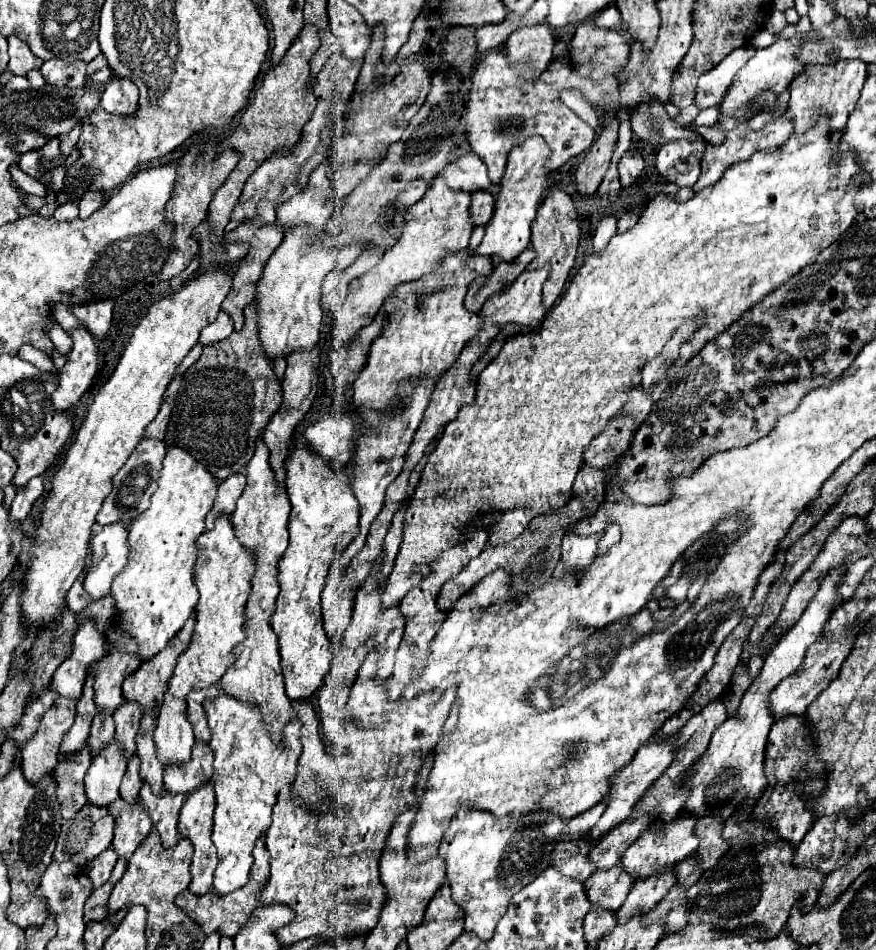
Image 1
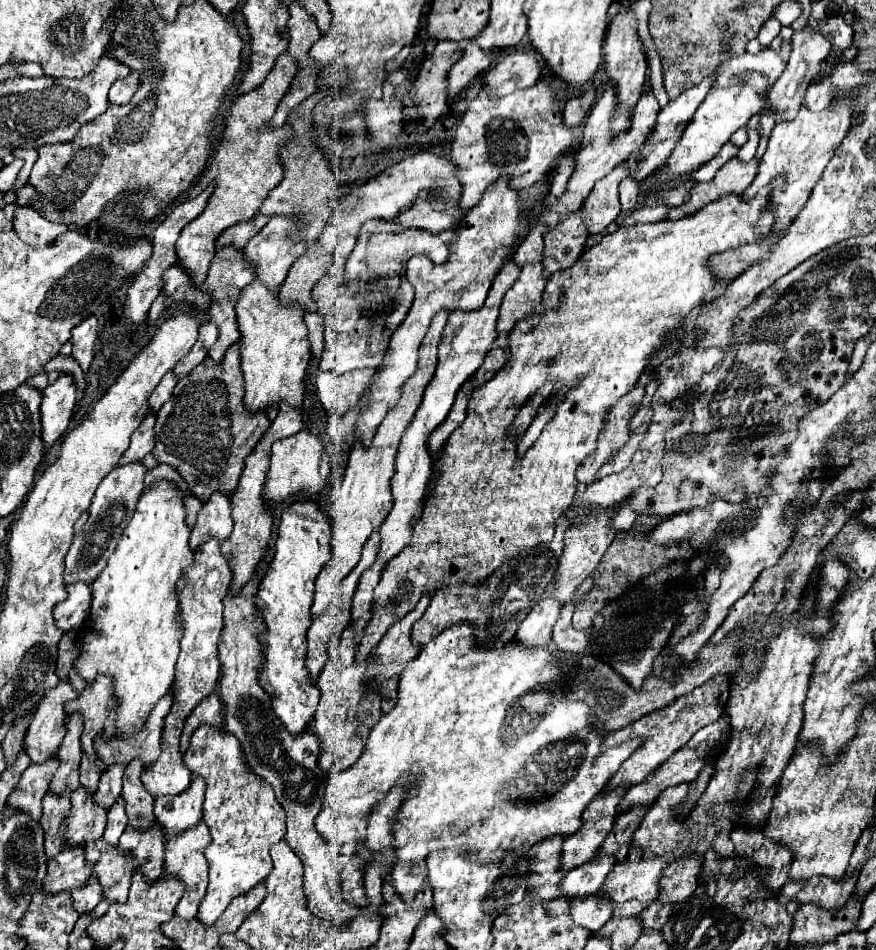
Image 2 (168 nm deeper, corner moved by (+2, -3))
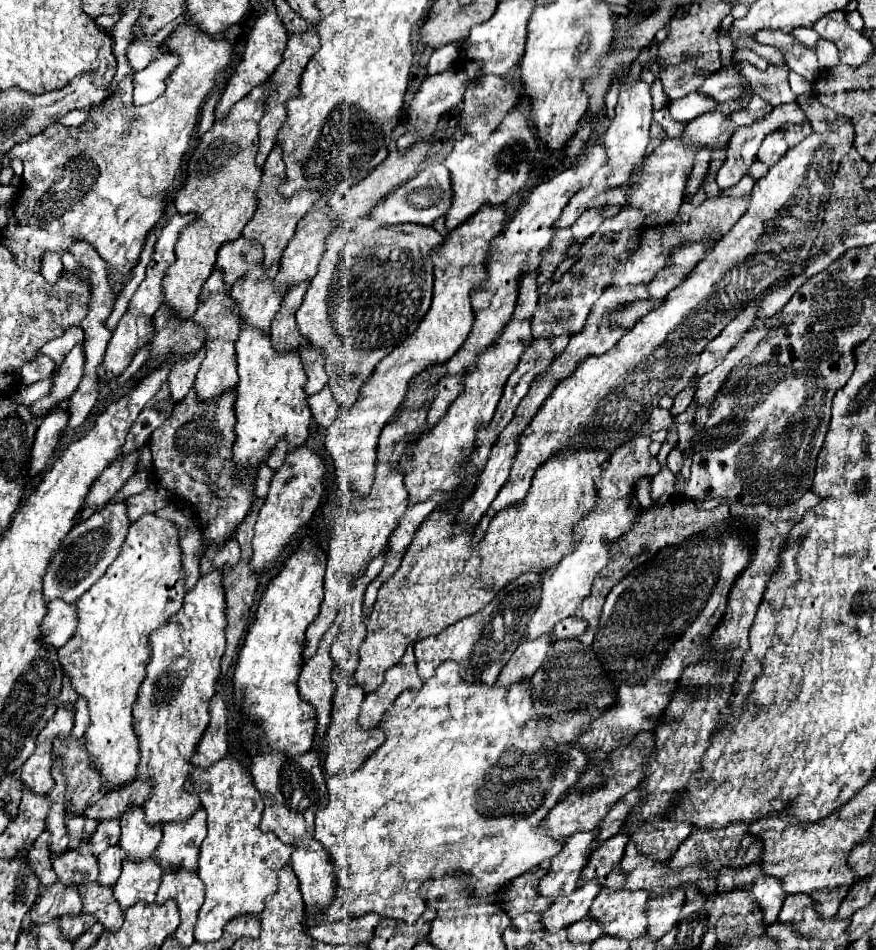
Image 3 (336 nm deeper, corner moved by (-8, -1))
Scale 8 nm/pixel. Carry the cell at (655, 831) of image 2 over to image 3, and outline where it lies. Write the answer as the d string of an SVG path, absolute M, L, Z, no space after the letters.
M634 842L626 844L624 858L620 862L622 870L628 874L624 888L638 890L646 888L652 896L660 896L664 892L674 890L680 884L694 884L704 894L712 894L716 890L716 874L708 874L702 870L704 866L684 866L684 870L668 870L668 862L656 862L648 858Z

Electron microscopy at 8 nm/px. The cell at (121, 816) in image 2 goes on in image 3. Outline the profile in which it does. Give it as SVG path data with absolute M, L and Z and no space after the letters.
M112 844L110 848L106 848L100 856L98 856L98 864L100 864L100 874L98 874L98 882L102 884L114 884L120 876L120 862L124 858L124 850L120 850L120 844Z

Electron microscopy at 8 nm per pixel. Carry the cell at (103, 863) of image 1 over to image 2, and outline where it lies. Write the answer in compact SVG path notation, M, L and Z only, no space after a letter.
M88 880L86 886L82 886L80 890L76 888L72 892L72 900L74 900L74 910L78 914L88 914L96 908L96 904L102 900L102 888L98 888L98 884L94 884L94 880Z

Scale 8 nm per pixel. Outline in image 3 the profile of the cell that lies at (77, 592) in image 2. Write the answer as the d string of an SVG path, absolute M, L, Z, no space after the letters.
M58 598L48 604L48 614L42 622L42 640L50 646L64 646L76 632L76 606L60 602Z

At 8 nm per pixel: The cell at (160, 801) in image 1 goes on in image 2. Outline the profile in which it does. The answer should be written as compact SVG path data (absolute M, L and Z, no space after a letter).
M158 826L150 828L150 832L130 832L130 828L126 828L118 852L136 860L136 870L142 870L148 884L160 878L164 866L164 836L158 832Z

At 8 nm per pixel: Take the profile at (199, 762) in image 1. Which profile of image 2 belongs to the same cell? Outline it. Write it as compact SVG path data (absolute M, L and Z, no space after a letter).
M192 776L192 784L178 796L162 796L154 802L156 824L162 828L166 840L194 828L202 820L202 796L206 784Z

